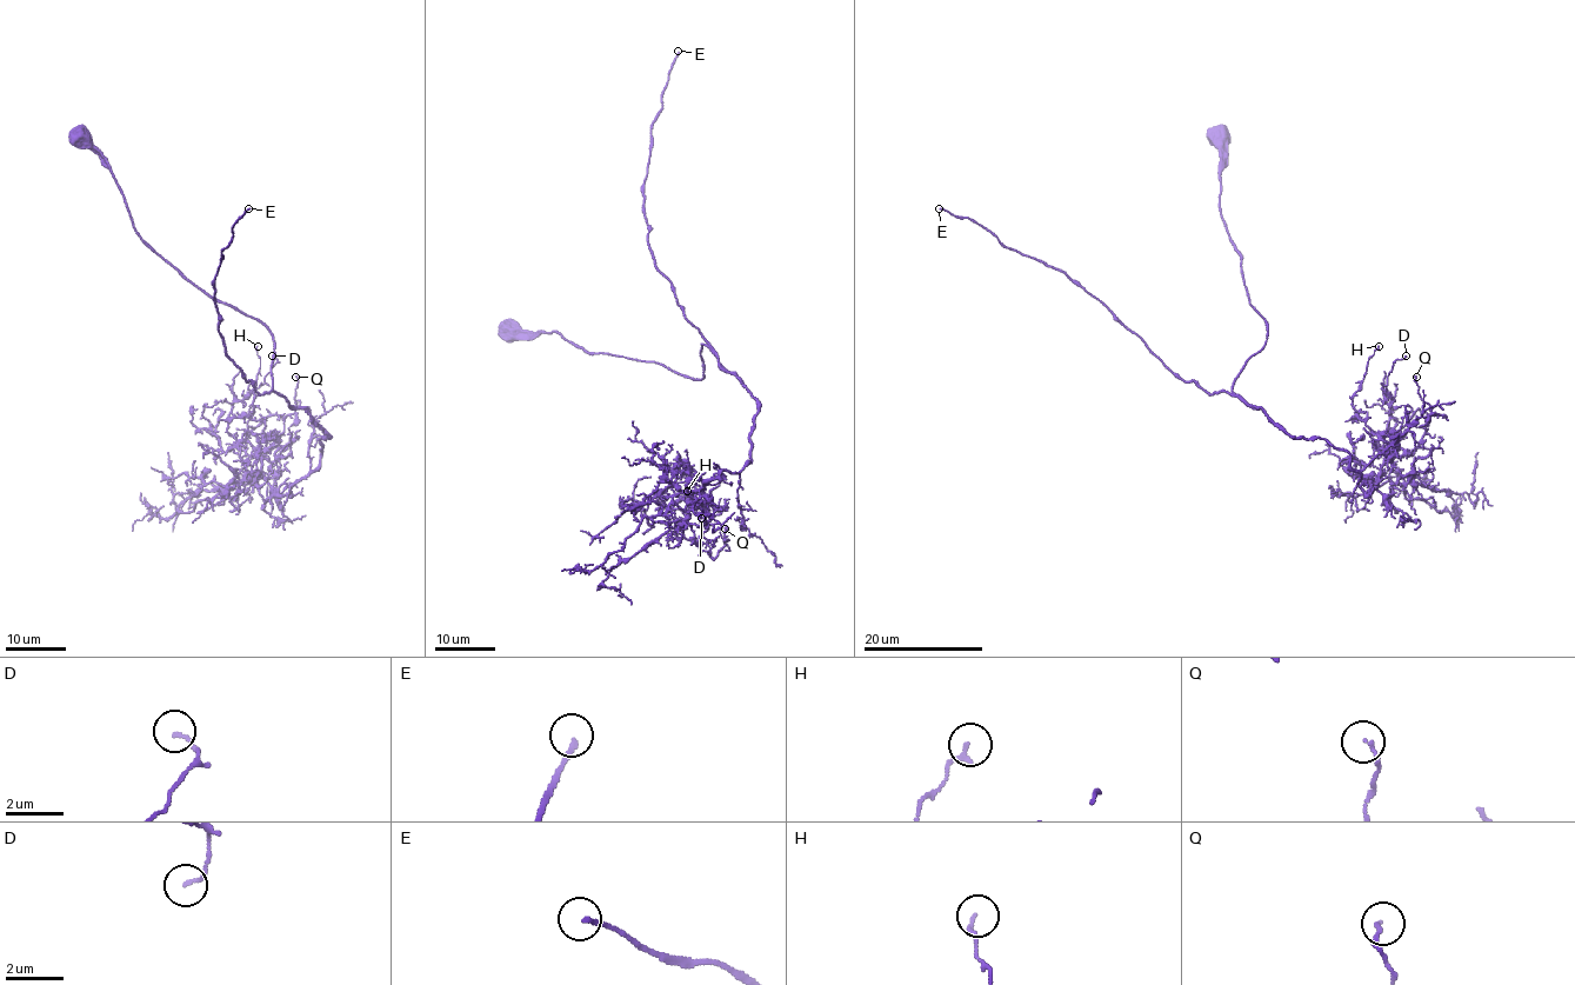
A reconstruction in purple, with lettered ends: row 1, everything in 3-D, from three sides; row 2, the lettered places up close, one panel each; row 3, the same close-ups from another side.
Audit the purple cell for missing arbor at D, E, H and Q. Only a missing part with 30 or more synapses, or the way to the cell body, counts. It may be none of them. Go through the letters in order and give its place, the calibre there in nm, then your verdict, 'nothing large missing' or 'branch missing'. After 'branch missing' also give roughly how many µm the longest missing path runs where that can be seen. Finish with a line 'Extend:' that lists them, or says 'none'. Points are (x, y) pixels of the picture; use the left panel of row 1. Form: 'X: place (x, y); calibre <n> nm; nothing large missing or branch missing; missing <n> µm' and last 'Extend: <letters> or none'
D: place (272, 355); calibre 130 nm; nothing large missing
E: place (248, 208); calibre 150 nm; branch missing; missing 110 µm
H: place (258, 346); calibre 140 nm; nothing large missing
Q: place (295, 377); calibre 130 nm; nothing large missing
Extend: E

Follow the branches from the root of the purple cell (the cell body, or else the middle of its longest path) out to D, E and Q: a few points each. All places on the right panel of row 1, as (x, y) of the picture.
D: (1219, 137), (1220, 215), (1267, 327), (1232, 391), (1345, 450), (1367, 494), (1396, 450), (1387, 377), (1406, 355)
E: (1219, 137), (1220, 215), (1267, 327), (1229, 393), (1180, 379), (1061, 271), (939, 208)
Q: (1219, 137), (1220, 215), (1267, 327), (1232, 391), (1289, 434), (1345, 450), (1367, 494), (1445, 417), (1416, 377)

